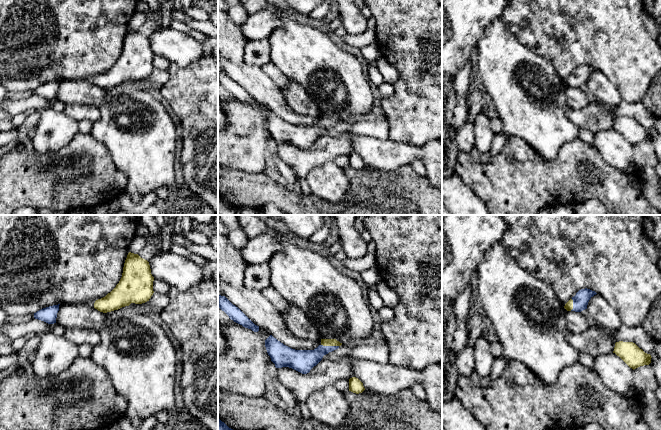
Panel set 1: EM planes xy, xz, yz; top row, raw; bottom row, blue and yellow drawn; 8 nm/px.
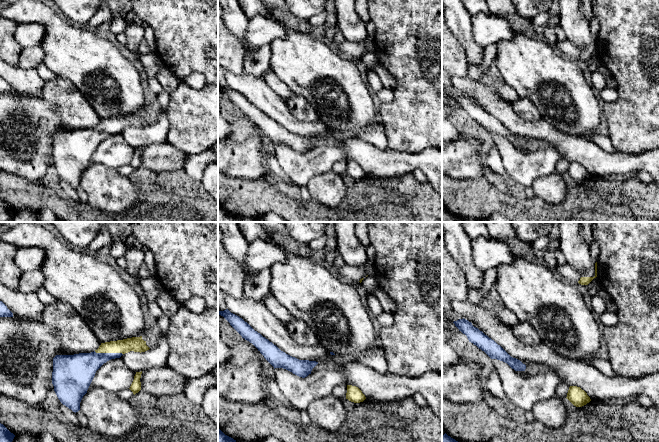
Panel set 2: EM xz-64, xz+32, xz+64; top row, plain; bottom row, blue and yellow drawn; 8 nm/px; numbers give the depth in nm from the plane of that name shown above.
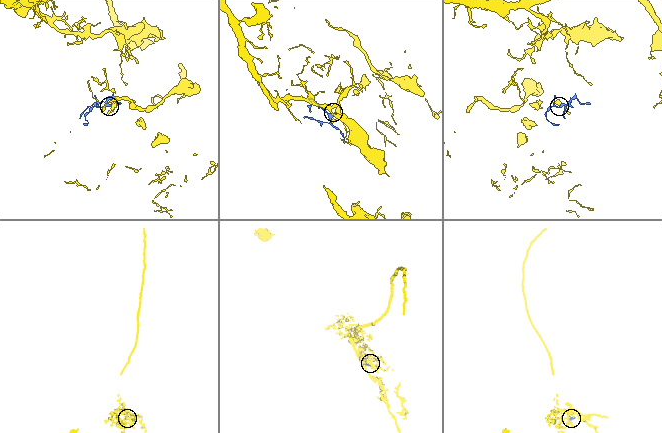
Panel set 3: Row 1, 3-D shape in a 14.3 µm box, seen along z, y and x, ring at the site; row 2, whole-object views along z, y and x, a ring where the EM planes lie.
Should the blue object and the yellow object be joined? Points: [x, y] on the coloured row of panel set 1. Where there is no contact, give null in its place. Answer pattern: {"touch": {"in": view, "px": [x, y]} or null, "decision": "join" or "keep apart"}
{"touch": {"in": "xz", "px": [330, 346]}, "decision": "join"}

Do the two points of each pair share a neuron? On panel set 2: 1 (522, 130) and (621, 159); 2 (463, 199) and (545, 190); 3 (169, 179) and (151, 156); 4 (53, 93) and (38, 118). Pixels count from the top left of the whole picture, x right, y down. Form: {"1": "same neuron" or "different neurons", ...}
{"1": "same neuron", "2": "different neurons", "3": "different neurons", "4": "same neuron"}

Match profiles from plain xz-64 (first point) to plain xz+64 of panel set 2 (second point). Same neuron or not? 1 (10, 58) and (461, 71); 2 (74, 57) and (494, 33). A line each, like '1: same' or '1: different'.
1: same
2: different

